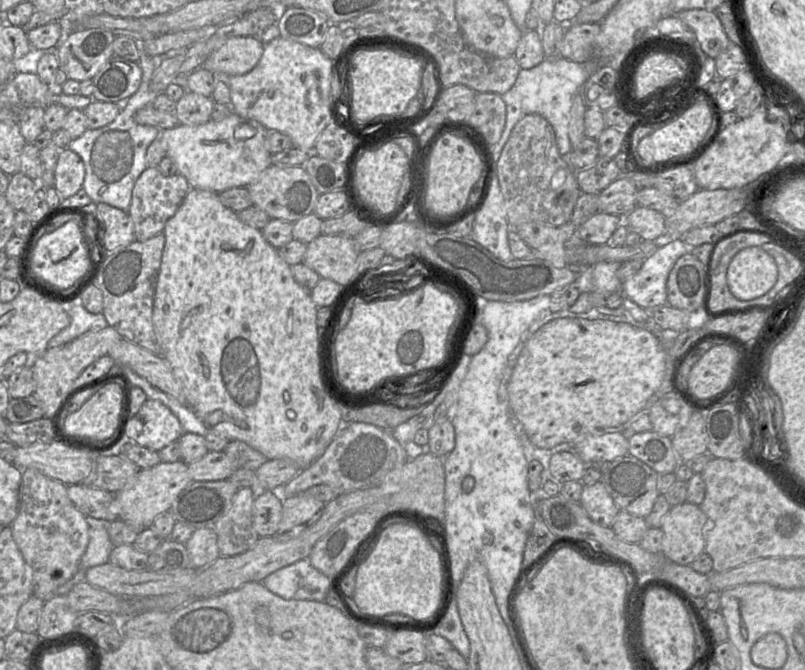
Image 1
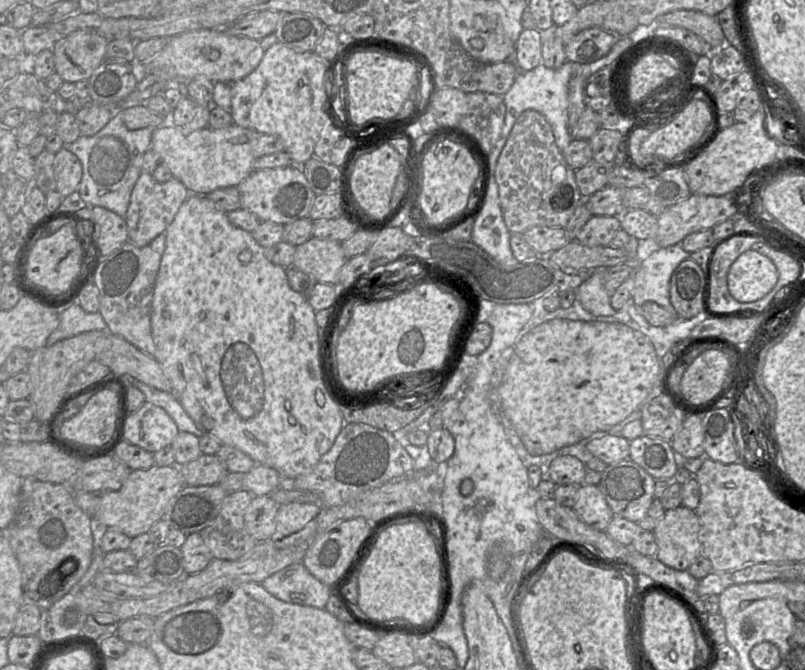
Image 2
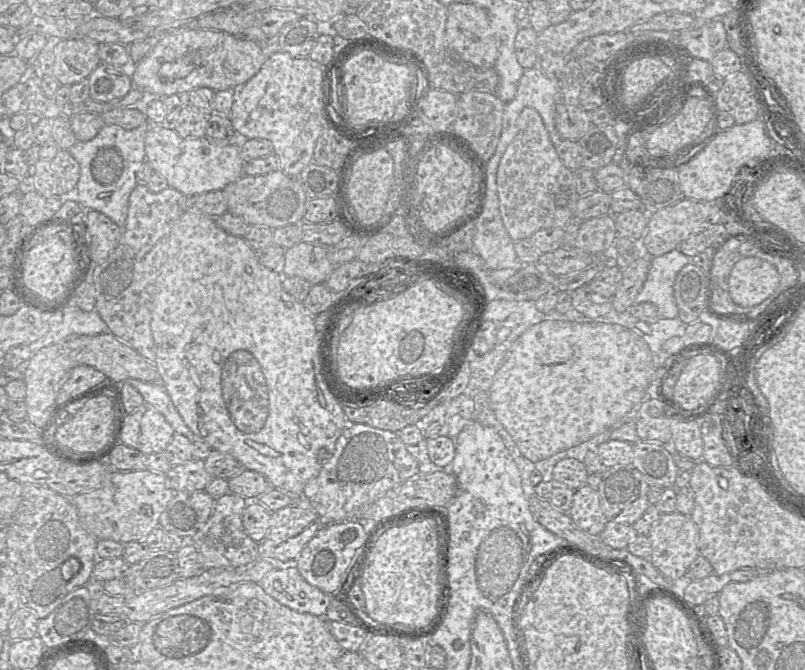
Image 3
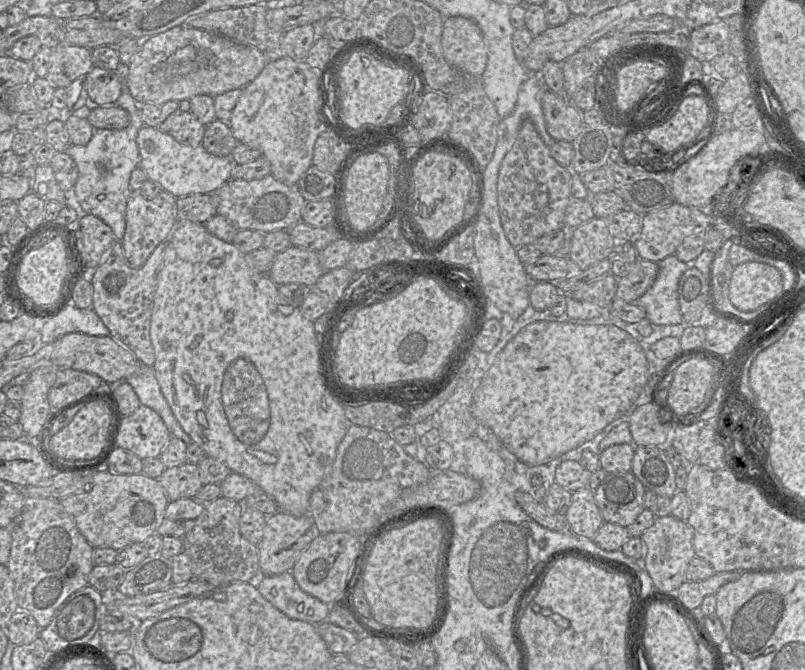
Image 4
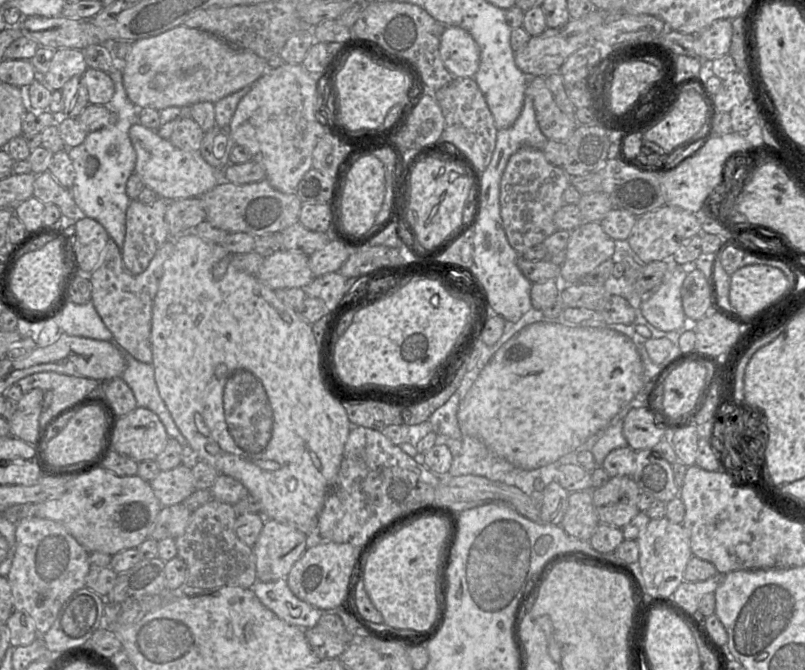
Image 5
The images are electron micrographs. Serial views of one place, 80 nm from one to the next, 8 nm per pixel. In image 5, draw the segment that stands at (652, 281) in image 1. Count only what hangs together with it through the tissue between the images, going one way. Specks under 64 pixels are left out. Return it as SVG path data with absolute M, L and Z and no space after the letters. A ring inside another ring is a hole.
M695 262L672 264L662 283L640 302L645 319L662 331L675 331L684 326L681 287L688 273L696 268Z

